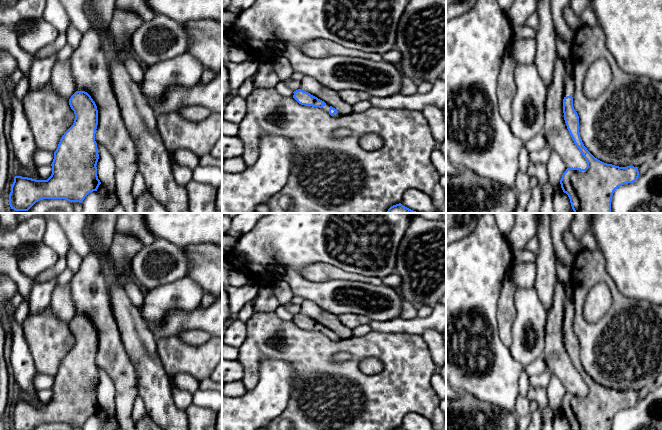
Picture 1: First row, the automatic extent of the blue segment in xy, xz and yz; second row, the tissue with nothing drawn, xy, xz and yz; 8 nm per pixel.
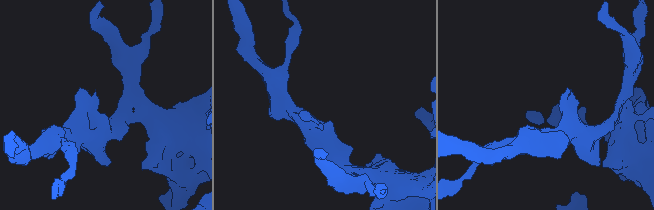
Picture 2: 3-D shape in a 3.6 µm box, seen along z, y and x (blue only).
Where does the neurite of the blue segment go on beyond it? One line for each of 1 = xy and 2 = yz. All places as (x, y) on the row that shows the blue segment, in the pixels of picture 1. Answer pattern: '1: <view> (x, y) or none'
1: none
2: yz (569, 84)

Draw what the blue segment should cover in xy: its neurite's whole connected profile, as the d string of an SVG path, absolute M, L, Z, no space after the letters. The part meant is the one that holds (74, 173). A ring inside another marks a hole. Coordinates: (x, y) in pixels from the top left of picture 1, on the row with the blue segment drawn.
M76 91L69 99L69 105L75 114L74 123L54 152L51 176L47 180L15 176L9 194L11 209L28 211L43 199L82 203L101 184L96 167L99 159L95 141L97 106L85 91Z

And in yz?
M565 62L566 78L563 113L567 129L582 155L587 167L567 168L560 180L561 188L570 199L574 213L612 213L614 191L639 177L638 167L619 167L595 158L584 146L579 134L579 116L573 107L572 62Z

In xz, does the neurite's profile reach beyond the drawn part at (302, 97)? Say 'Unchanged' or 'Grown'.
Grown

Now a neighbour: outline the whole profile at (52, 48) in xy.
M59 33L58 37L51 42L50 44L42 47L34 57L37 59L44 59L51 55L56 54L62 47L67 44L67 36L66 33Z

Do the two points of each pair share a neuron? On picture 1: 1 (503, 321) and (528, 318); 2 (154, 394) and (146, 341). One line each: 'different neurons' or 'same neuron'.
1: different neurons
2: same neuron

